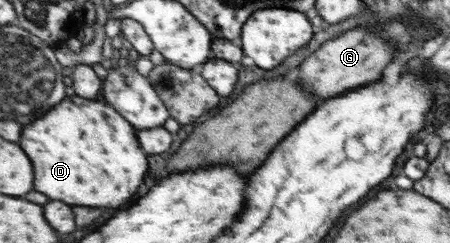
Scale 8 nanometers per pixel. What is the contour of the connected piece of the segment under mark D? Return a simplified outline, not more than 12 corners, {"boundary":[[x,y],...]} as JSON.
{"boundary":[[76,93],[20,143],[36,191],[122,207],[148,157],[114,107]]}

